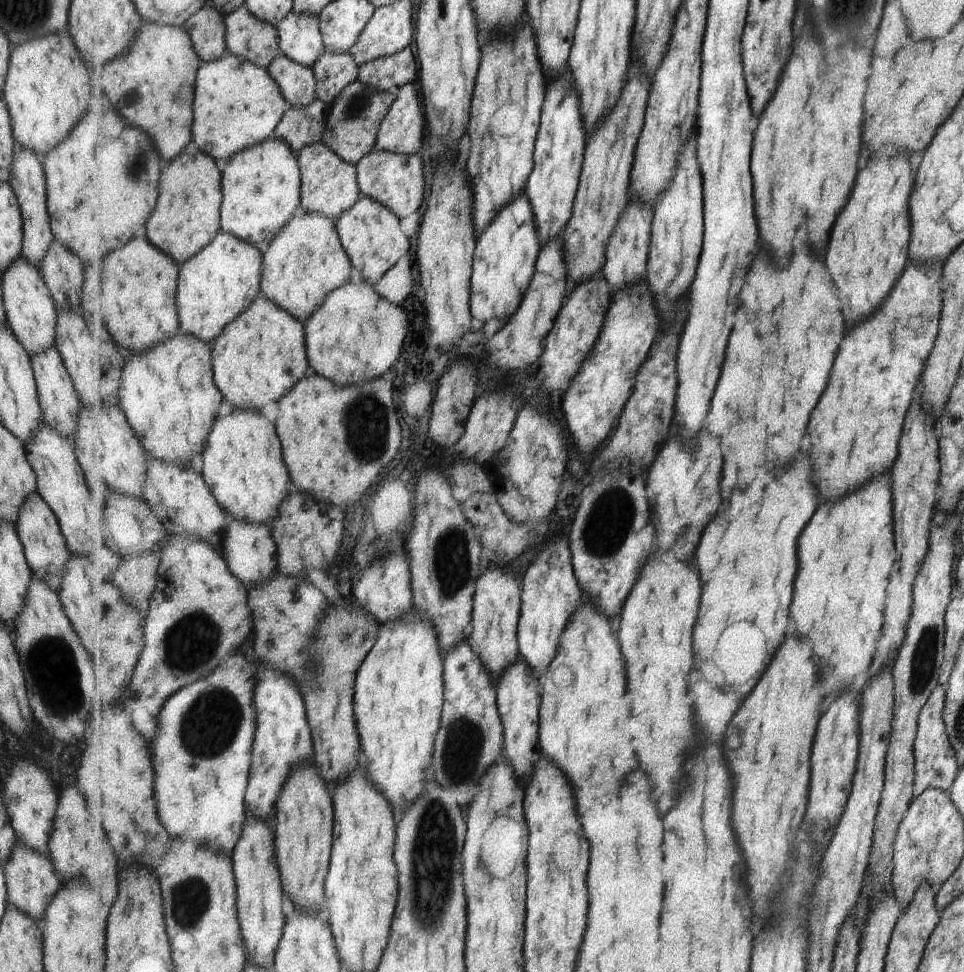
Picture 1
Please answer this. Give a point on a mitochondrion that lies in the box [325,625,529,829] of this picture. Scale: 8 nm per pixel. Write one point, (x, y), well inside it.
(464, 741)

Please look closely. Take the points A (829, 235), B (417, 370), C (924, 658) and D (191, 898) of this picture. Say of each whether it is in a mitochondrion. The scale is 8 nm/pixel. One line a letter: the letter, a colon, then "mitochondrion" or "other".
A: other
B: other
C: mitochondrion
D: mitochondrion

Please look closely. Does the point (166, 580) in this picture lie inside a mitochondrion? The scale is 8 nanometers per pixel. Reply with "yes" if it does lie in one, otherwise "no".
no

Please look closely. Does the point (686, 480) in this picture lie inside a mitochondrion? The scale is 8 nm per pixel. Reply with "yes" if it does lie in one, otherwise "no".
no

